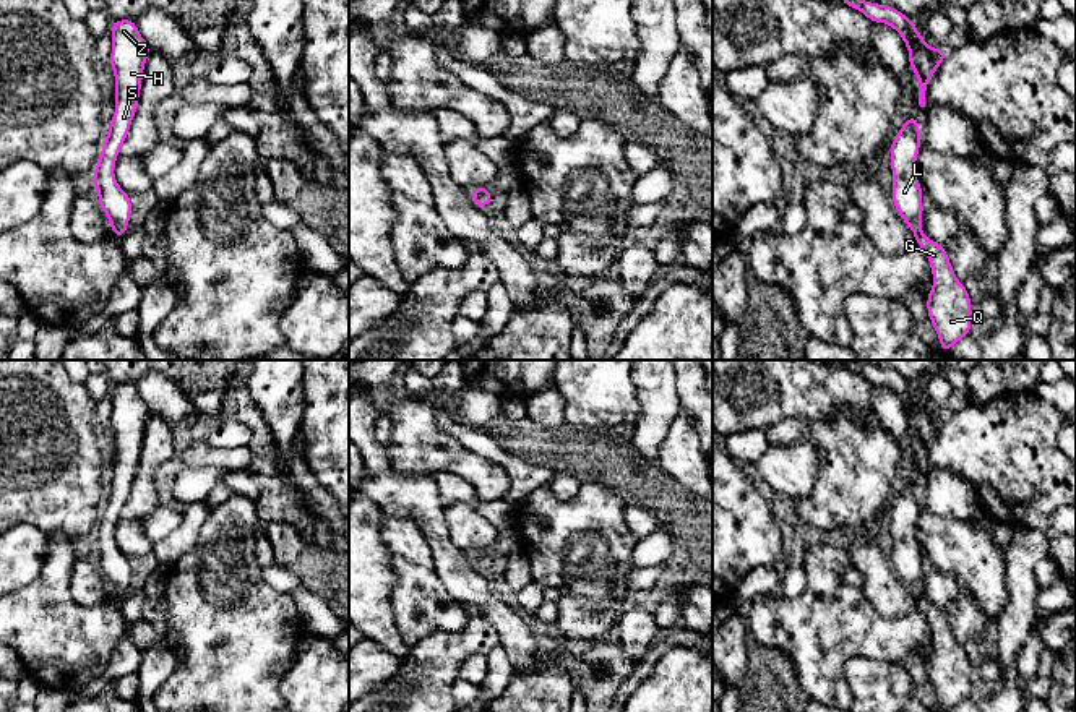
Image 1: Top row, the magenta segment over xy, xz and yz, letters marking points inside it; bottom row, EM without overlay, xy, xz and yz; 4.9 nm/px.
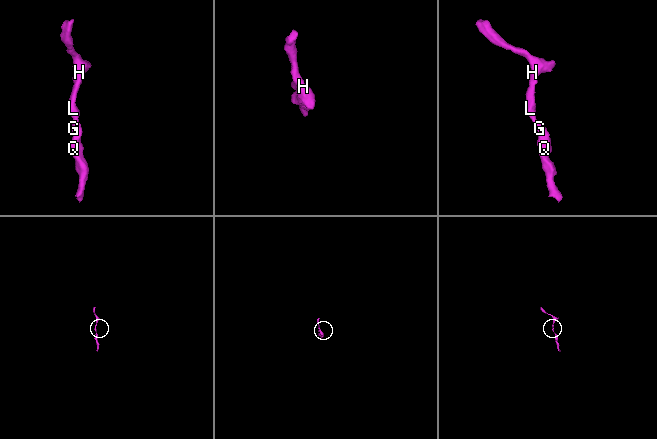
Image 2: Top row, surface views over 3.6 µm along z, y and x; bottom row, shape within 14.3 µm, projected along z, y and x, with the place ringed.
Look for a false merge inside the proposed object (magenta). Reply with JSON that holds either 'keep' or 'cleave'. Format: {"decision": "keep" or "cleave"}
{"decision": "keep"}

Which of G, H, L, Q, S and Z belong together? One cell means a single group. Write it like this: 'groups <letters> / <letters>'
groups G H L Q S Z

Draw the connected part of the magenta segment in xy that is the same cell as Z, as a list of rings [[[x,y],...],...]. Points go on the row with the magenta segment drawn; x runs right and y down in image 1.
[[[133,19],[112,21],[110,36],[112,52],[109,65],[115,76],[115,112],[91,183],[99,191],[96,201],[110,222],[110,232],[122,240],[131,219],[131,199],[117,183],[114,167],[131,128],[131,118],[138,110],[143,70],[151,49],[138,32]]]

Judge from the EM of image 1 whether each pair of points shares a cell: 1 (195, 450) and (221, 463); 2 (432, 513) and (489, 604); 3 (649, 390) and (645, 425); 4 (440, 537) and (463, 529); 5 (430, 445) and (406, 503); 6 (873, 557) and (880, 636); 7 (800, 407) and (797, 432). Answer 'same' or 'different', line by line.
1: same
2: same
3: same
4: different
5: different
6: different
7: different

